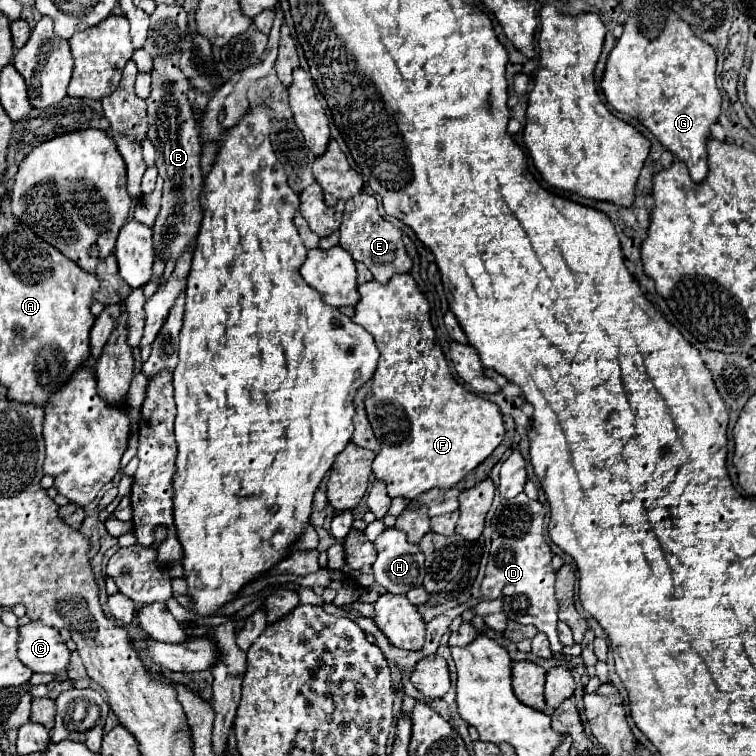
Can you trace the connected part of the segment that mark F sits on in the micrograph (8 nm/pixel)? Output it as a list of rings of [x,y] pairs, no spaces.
[[[410,274],[394,276],[388,284],[380,284],[380,282],[374,282],[374,280],[372,280],[372,282],[366,282],[366,284],[360,284],[360,286],[358,286],[358,294],[360,294],[360,302],[354,306],[356,314],[354,314],[352,322],[356,322],[358,326],[362,326],[364,330],[368,330],[368,332],[374,336],[376,346],[378,346],[378,350],[380,350],[378,368],[376,368],[376,372],[374,372],[374,384],[372,384],[372,390],[368,392],[366,400],[364,400],[364,402],[366,402],[368,420],[370,420],[370,424],[372,424],[372,430],[374,430],[374,434],[376,434],[380,446],[382,446],[380,452],[376,454],[376,458],[374,458],[372,472],[374,472],[374,476],[376,476],[378,482],[384,482],[384,484],[386,484],[386,492],[388,492],[390,498],[402,496],[402,498],[412,500],[412,498],[416,498],[416,496],[420,496],[422,492],[428,492],[428,490],[432,490],[432,488],[448,490],[448,488],[452,488],[454,484],[458,484],[468,472],[472,472],[480,462],[484,462],[484,460],[496,450],[496,446],[502,442],[502,438],[504,438],[504,424],[502,424],[502,416],[500,416],[500,412],[498,412],[498,406],[496,406],[494,402],[488,402],[488,400],[484,400],[484,398],[480,398],[480,396],[476,396],[476,394],[472,394],[472,392],[468,392],[464,386],[460,386],[460,384],[454,380],[454,376],[450,374],[450,368],[448,368],[448,364],[446,364],[444,352],[442,352],[442,348],[436,344],[436,334],[434,334],[434,328],[432,328],[432,324],[430,324],[430,304],[428,304],[428,300],[426,300],[426,296],[418,290],[418,284],[414,282],[414,278],[412,278]]]

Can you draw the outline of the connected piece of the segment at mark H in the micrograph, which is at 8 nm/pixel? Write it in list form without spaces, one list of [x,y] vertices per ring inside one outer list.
[[[388,528],[376,542],[378,558],[372,564],[376,582],[392,594],[408,594],[412,588],[422,586],[424,554],[416,544],[406,540],[406,534]]]

